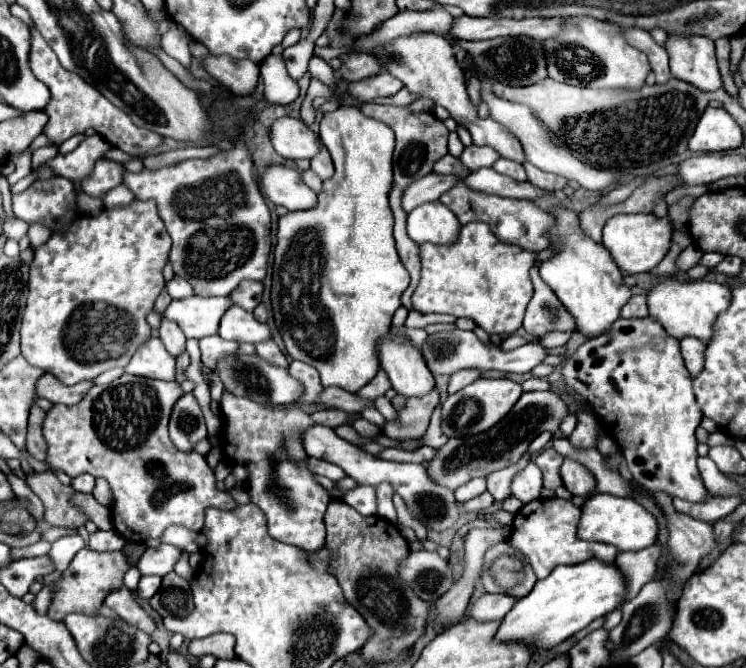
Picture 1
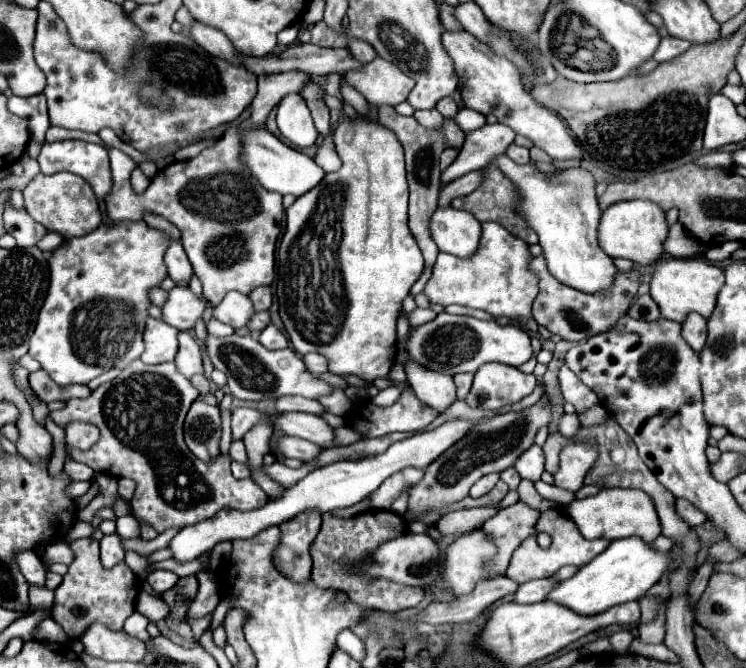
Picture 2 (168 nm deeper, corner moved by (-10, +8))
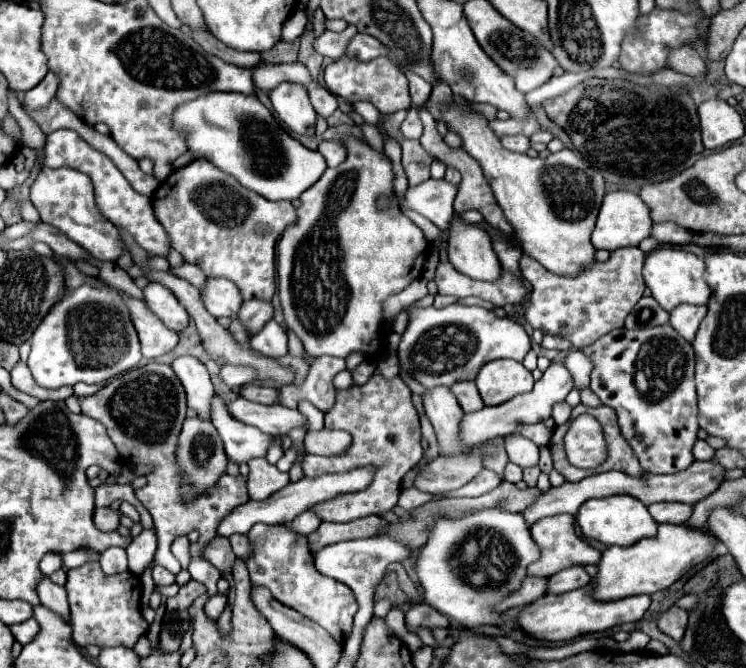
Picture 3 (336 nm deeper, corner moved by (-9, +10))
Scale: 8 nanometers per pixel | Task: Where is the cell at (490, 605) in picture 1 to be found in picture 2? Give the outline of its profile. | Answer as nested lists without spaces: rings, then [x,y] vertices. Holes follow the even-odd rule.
[[[542,578],[542,580],[530,580],[518,586],[518,590],[514,592],[512,600],[518,604],[534,604],[534,602],[542,602],[546,598],[546,594],[552,590],[556,582]]]

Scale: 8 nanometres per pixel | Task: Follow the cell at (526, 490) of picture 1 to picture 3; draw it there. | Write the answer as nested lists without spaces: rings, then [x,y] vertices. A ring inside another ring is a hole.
[[[513,432],[505,438],[505,448],[509,454],[509,460],[515,462],[521,468],[535,466],[539,462],[539,448],[529,438],[521,436],[519,432]]]

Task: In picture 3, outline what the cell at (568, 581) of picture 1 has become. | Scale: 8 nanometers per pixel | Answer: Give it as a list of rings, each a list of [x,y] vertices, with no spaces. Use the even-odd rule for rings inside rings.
[[[659,524],[655,536],[641,538],[629,548],[609,546],[607,552],[603,552],[593,596],[599,600],[619,600],[635,594],[653,594],[657,590],[667,590],[693,566],[705,562],[711,556],[713,548],[715,536],[705,528],[689,528],[685,524]]]

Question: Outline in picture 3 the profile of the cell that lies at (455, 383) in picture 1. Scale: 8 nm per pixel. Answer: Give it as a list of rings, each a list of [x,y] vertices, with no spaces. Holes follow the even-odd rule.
[[[473,382],[453,384],[451,392],[455,394],[455,398],[461,404],[463,412],[475,412],[475,410],[481,410],[485,406],[481,396],[479,396],[479,390],[477,390],[477,386]]]

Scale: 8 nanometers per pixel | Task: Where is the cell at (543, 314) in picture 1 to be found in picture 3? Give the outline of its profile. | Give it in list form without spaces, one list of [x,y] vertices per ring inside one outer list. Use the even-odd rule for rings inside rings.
[[[639,248],[613,250],[609,260],[593,262],[577,276],[559,276],[523,254],[523,276],[533,284],[531,308],[525,320],[533,330],[567,338],[575,348],[585,348],[615,328],[623,328],[627,314],[645,292],[641,276],[645,254]]]

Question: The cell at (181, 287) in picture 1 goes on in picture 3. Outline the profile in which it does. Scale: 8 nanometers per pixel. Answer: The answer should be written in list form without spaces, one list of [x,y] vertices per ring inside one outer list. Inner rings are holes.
[[[63,128],[63,130],[55,130],[55,132],[51,132],[47,136],[47,144],[45,144],[45,166],[47,168],[71,166],[75,170],[81,170],[81,172],[89,174],[89,178],[93,180],[93,186],[95,186],[95,204],[97,204],[99,212],[111,224],[115,224],[115,226],[123,228],[125,232],[129,232],[133,236],[133,240],[145,252],[157,254],[157,256],[167,256],[167,250],[169,250],[167,232],[165,232],[165,228],[159,224],[159,220],[153,214],[151,198],[135,192],[131,188],[131,184],[115,168],[115,164],[107,156],[103,156],[101,152],[93,150],[77,132]]]

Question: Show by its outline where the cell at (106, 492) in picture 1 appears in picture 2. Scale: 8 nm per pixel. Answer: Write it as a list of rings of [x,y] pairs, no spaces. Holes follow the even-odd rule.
[[[118,478],[118,494],[120,494],[120,498],[124,498],[124,500],[130,500],[132,498],[132,494],[134,494],[134,482],[132,480],[128,480],[128,478]]]

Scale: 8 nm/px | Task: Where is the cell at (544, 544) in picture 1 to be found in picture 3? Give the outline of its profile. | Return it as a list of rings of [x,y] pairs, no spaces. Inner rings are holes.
[[[557,514],[557,516],[549,516],[549,518],[543,518],[543,520],[535,522],[531,526],[531,536],[541,548],[541,558],[535,564],[531,564],[529,576],[549,578],[555,572],[561,572],[561,570],[565,570],[569,566],[575,566],[575,564],[583,564],[583,566],[597,564],[599,558],[601,558],[601,552],[597,548],[593,548],[589,542],[581,540],[575,534],[575,520],[573,520],[571,514]]]

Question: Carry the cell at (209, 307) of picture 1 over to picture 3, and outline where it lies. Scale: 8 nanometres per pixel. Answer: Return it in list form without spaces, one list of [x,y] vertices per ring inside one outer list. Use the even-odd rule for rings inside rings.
[[[149,282],[143,288],[143,296],[145,296],[145,304],[149,306],[149,310],[171,330],[181,332],[187,324],[189,324],[189,316],[185,312],[185,308],[175,300],[173,292],[163,288],[161,284]]]

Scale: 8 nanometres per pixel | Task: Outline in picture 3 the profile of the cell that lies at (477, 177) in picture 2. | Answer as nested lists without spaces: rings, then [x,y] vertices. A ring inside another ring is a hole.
[[[425,180],[423,184],[409,186],[405,196],[399,198],[397,194],[389,198],[379,198],[377,206],[379,210],[387,210],[393,204],[399,208],[413,210],[425,218],[429,218],[435,226],[441,230],[449,228],[449,222],[453,218],[453,198],[457,194],[457,186],[445,182],[445,180]]]

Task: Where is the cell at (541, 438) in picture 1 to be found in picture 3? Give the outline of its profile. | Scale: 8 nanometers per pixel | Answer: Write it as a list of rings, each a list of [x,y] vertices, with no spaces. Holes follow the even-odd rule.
[[[541,423],[527,424],[522,428],[521,434],[540,447],[549,443],[552,437],[552,430],[549,430]]]

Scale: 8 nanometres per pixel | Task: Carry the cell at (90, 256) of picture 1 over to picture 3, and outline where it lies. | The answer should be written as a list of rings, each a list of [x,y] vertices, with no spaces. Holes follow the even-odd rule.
[[[85,284],[75,292],[67,292],[55,304],[55,308],[51,308],[49,316],[43,318],[43,322],[37,326],[37,330],[31,336],[31,354],[27,366],[39,386],[61,388],[61,386],[73,386],[77,382],[101,384],[117,376],[119,372],[135,368],[139,360],[141,360],[139,338],[127,316],[127,306],[123,304],[121,294],[109,288],[91,288]]]

